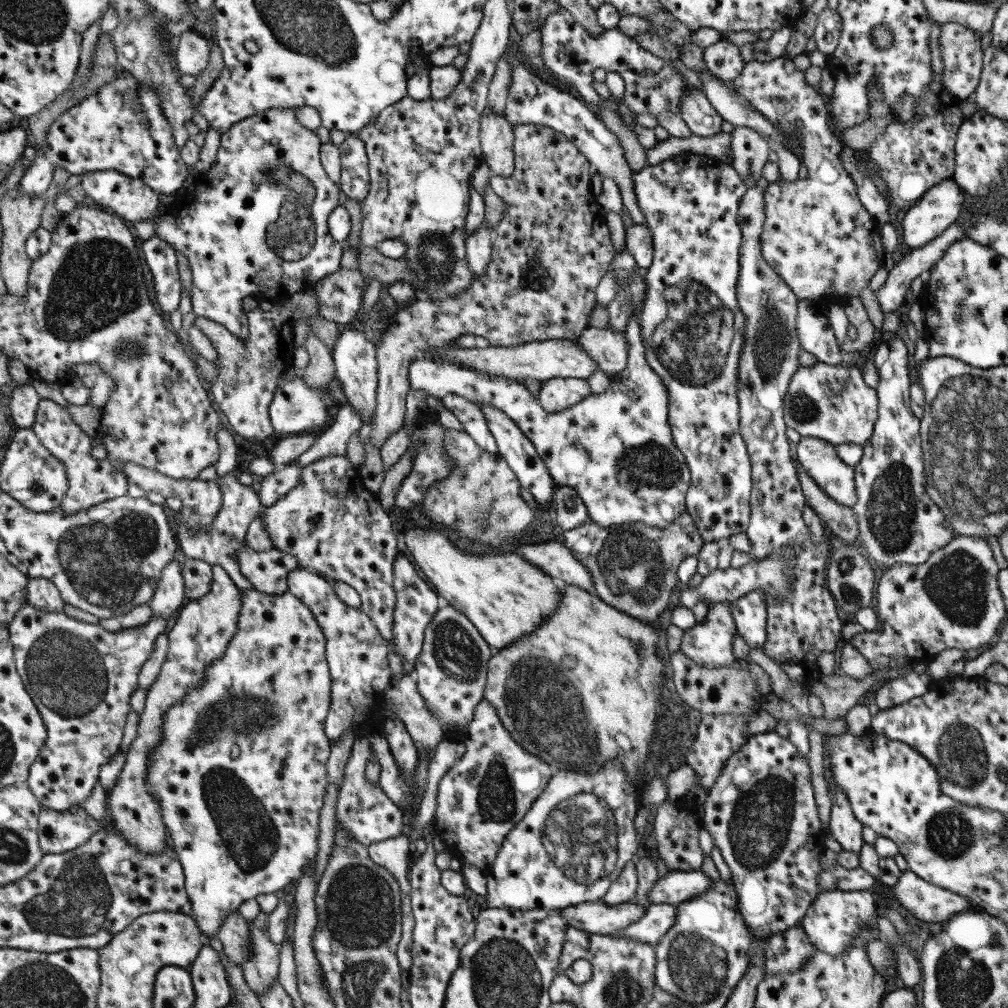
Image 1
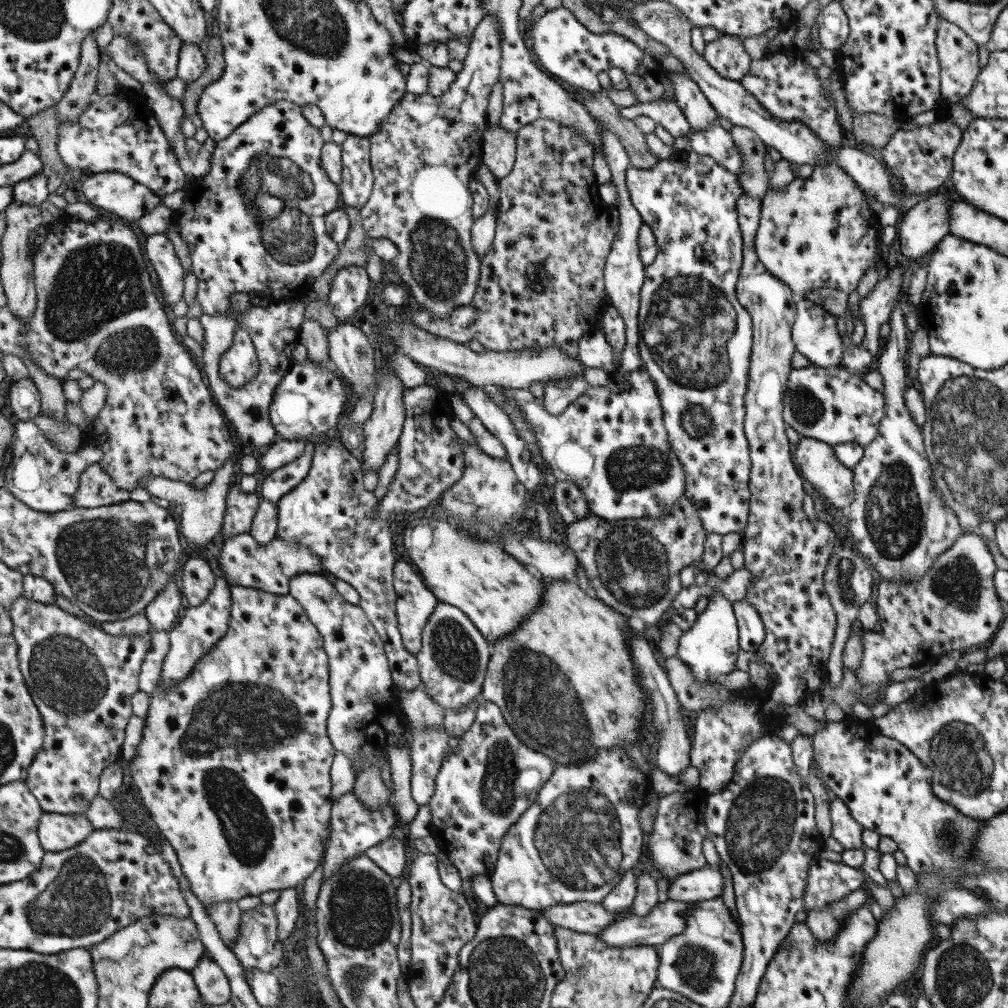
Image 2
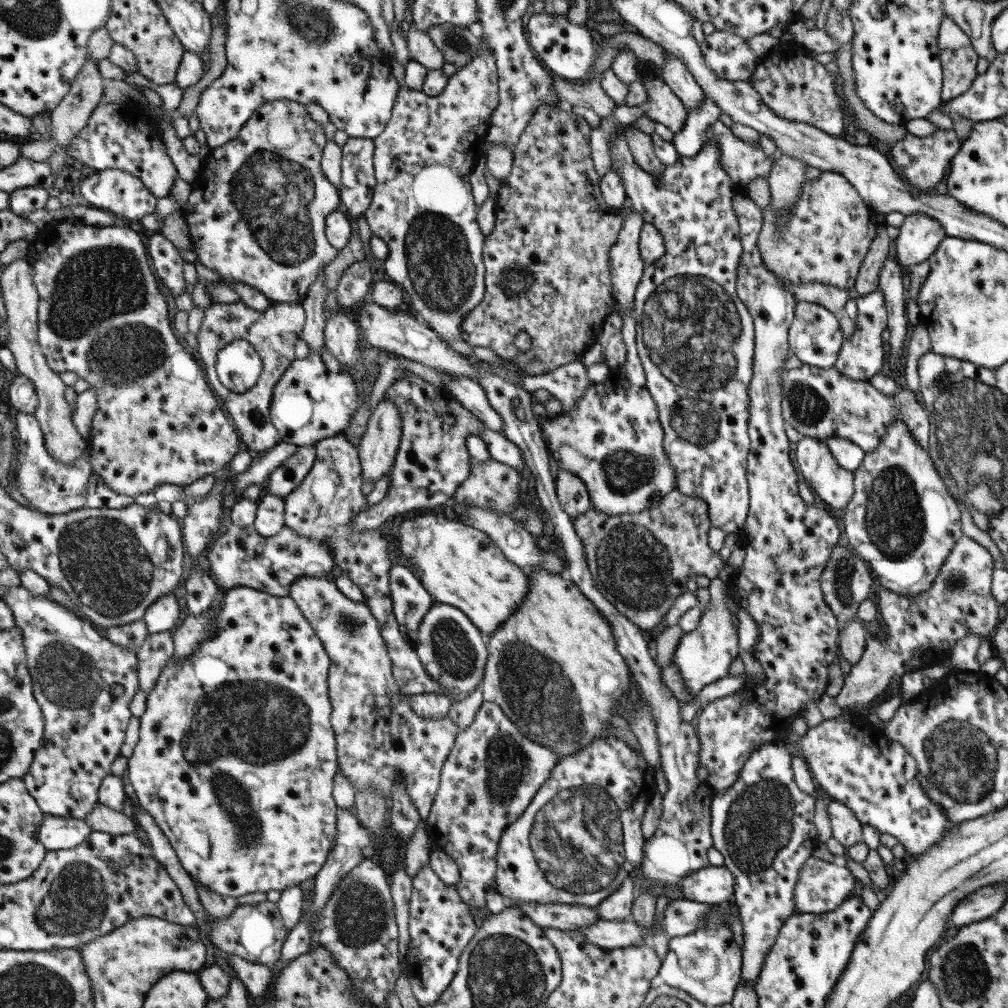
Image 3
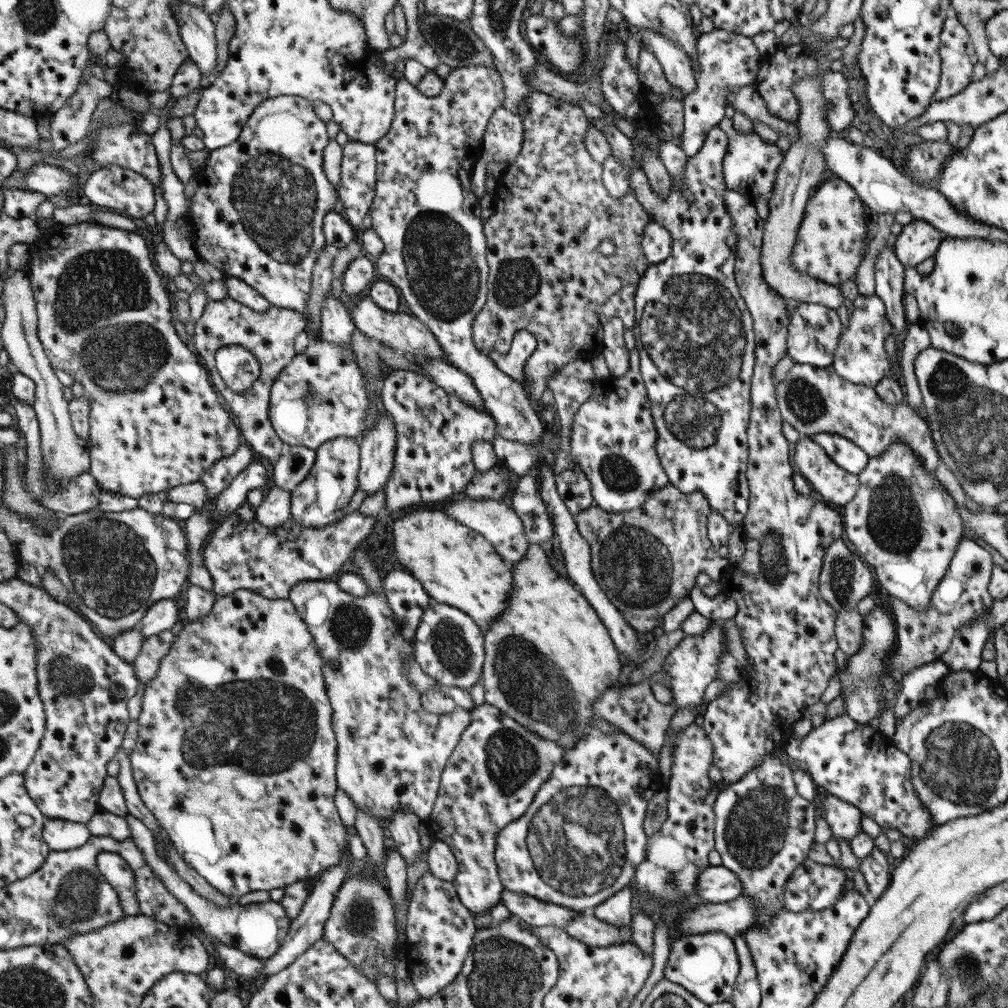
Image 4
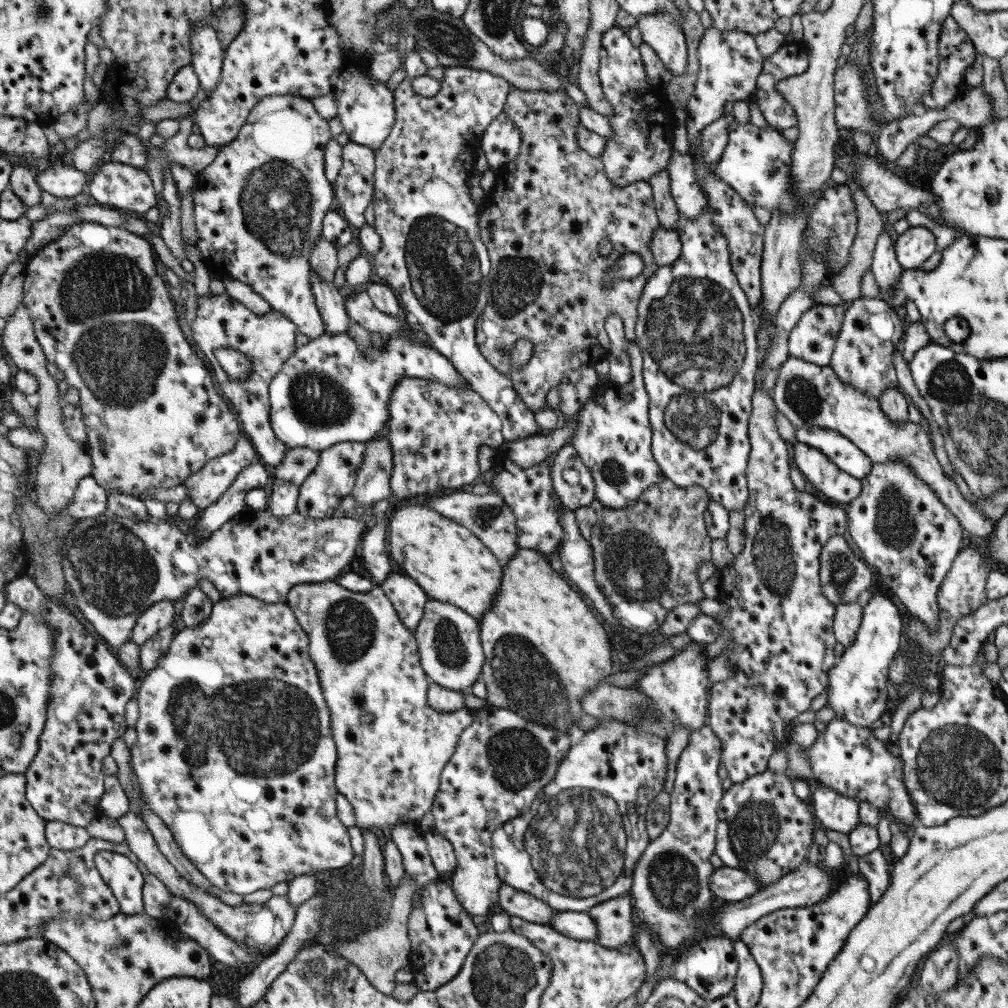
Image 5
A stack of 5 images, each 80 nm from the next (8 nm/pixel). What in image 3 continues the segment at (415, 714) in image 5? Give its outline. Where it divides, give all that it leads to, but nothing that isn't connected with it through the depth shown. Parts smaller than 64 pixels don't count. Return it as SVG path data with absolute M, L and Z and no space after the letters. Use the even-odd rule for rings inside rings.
M303 577L297 579L292 584L290 596L295 599L299 608L302 609L310 623L313 625L313 628L318 632L319 638L323 641L324 647L329 653L330 659L333 661L330 668L329 683L330 699L333 704L332 725L338 738L339 769L341 769L341 772L349 778L349 782L351 782L351 786L355 786L355 790L379 791L388 799L393 799L398 782L403 780L405 786L407 786L407 791L409 791L410 797L412 798L411 802L413 802L417 810L419 810L422 819L426 820L432 812L440 784L442 783L442 773L445 762L450 758L451 752L454 751L461 729L459 729L459 726L457 726L453 720L450 720L449 717L433 720L432 718L423 718L413 710L410 703L410 697L404 694L402 687L398 684L398 679L394 675L394 660L391 660L389 644L387 644L386 637L383 636L381 621L377 620L374 613L371 612L369 604L351 600L350 597L338 587L338 584L335 584L335 581L331 582L324 577Z

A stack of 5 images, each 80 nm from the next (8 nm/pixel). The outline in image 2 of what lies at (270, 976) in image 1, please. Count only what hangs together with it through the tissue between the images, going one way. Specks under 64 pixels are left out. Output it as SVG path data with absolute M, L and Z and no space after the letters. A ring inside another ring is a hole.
M274 905L243 913L238 940L228 944L245 970L273 972L283 963L285 946L278 935L278 920Z

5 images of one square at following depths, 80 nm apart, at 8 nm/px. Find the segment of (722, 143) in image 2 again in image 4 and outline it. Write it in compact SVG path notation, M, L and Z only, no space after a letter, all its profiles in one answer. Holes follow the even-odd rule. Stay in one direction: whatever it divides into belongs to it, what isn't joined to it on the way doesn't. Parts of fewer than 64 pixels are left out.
M725 117L717 124L727 139L725 154L722 158L722 175L726 188L741 193L752 203L755 197L765 197L768 200L779 163L782 161L783 152L775 143L765 143L754 132L737 132L729 119Z

